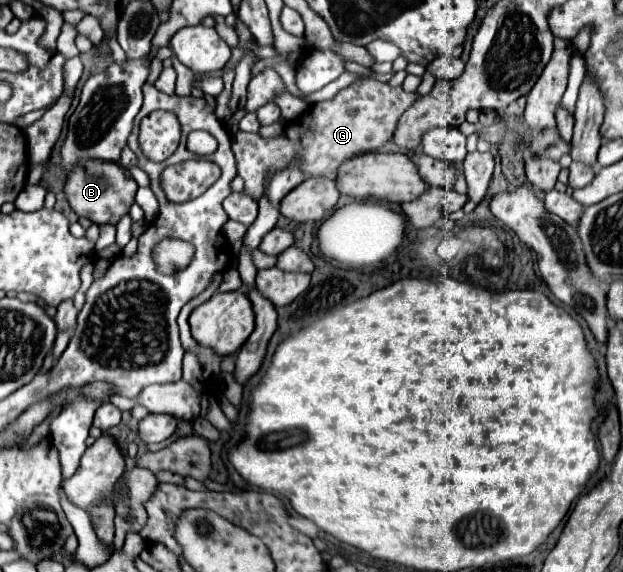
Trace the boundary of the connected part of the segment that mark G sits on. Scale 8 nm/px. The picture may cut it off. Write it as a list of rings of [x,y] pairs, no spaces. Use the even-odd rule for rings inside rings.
[[[364,78],[340,90],[332,100],[312,104],[300,118],[288,122],[284,132],[276,138],[238,132],[232,140],[232,152],[236,156],[238,176],[244,180],[244,192],[252,200],[260,202],[266,178],[282,172],[294,160],[300,162],[300,170],[306,178],[336,178],[344,160],[364,152],[374,152],[392,142],[400,116],[418,98],[420,96],[416,92],[406,92],[402,86],[390,86],[388,82],[380,82],[376,78]]]

